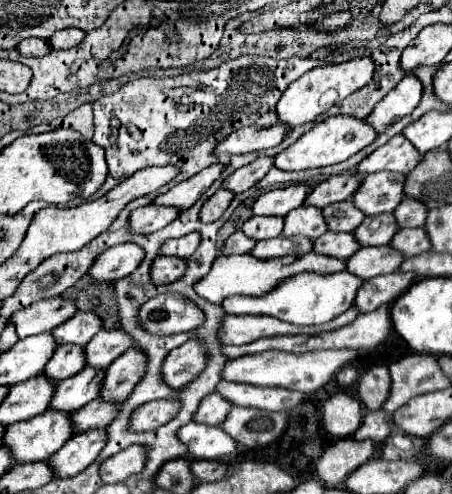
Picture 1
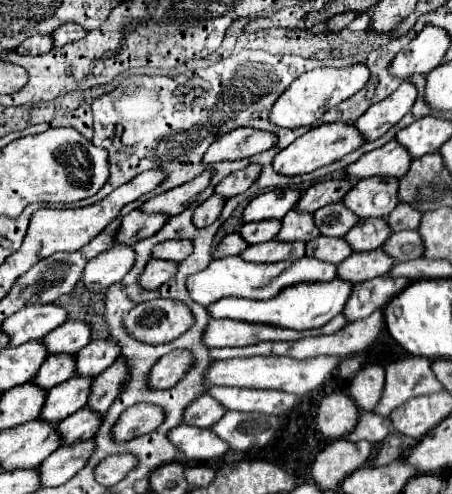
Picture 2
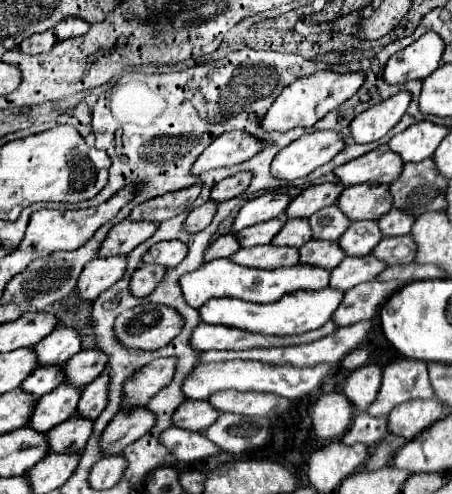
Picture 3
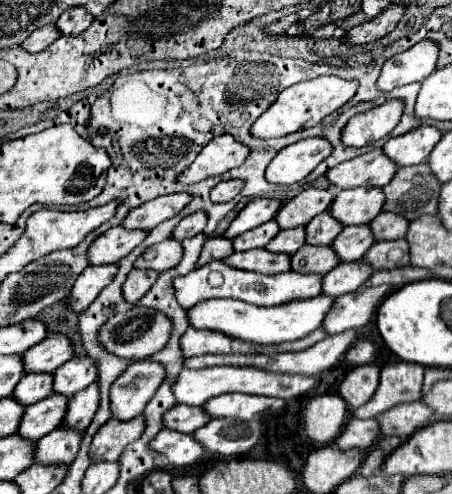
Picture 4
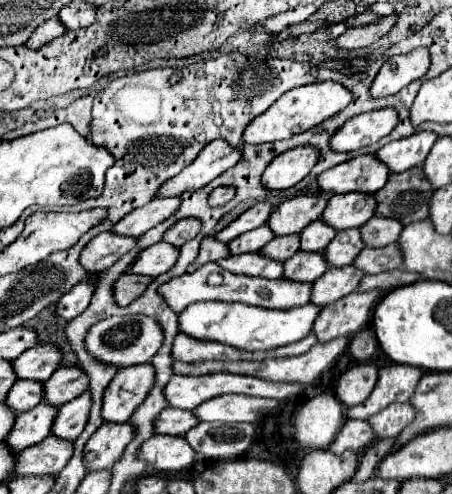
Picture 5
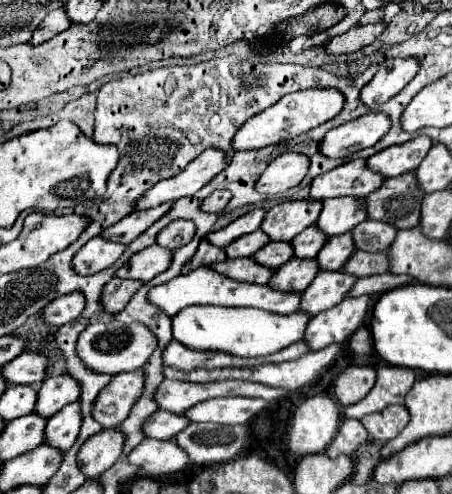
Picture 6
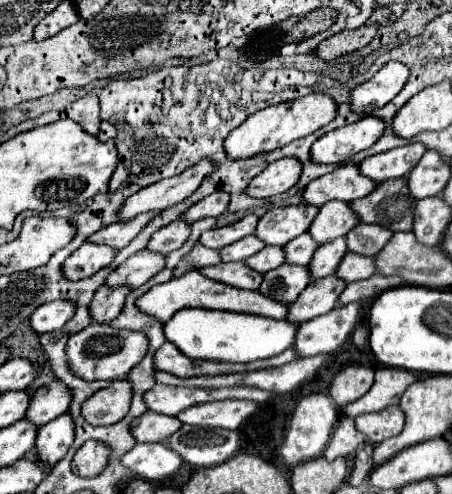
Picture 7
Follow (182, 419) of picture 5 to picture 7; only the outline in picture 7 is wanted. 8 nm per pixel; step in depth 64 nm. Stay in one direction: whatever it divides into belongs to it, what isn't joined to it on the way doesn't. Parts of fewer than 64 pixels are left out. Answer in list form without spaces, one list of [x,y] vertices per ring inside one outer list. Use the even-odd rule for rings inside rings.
[[[146,412],[140,418],[132,420],[130,432],[136,438],[136,442],[148,444],[148,442],[164,442],[180,426],[182,426],[180,420],[174,416],[164,416],[158,412]]]

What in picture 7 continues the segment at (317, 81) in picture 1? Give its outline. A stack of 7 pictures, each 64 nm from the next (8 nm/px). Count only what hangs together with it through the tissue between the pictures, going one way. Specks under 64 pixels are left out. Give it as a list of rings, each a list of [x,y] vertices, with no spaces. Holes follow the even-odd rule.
[[[310,94],[304,98],[296,98],[290,102],[270,106],[266,110],[252,114],[244,124],[240,124],[240,128],[234,128],[226,136],[226,140],[224,140],[226,156],[230,156],[232,160],[248,160],[252,156],[272,152],[272,150],[282,148],[298,138],[314,134],[316,130],[320,130],[322,126],[332,122],[334,116],[336,116],[336,104],[326,94]]]

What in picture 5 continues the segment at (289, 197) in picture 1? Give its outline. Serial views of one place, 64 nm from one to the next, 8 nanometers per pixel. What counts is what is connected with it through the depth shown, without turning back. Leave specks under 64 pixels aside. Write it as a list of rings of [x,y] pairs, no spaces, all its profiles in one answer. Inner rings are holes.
[[[258,202],[250,210],[246,210],[242,216],[238,216],[230,226],[226,226],[224,230],[220,230],[214,238],[220,240],[220,242],[224,242],[224,244],[228,244],[234,238],[238,238],[240,234],[250,232],[250,230],[266,224],[266,220],[268,220],[268,216],[270,216],[272,210],[274,210],[274,206],[270,202]]]

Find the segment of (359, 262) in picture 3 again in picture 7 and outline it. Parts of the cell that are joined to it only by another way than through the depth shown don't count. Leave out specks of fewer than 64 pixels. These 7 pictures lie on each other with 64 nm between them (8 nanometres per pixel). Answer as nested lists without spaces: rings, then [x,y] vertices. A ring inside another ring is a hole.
[[[328,276],[318,282],[310,282],[306,290],[298,296],[298,300],[288,308],[286,320],[298,326],[316,316],[328,314],[336,306],[344,286],[346,284],[334,276]]]

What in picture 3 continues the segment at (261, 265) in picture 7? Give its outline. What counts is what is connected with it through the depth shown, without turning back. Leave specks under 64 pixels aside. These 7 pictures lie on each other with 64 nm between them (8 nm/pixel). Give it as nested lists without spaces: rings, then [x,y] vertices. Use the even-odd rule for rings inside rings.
[[[288,220],[284,228],[274,236],[272,246],[290,246],[290,248],[300,248],[312,238],[312,230],[308,220]]]

